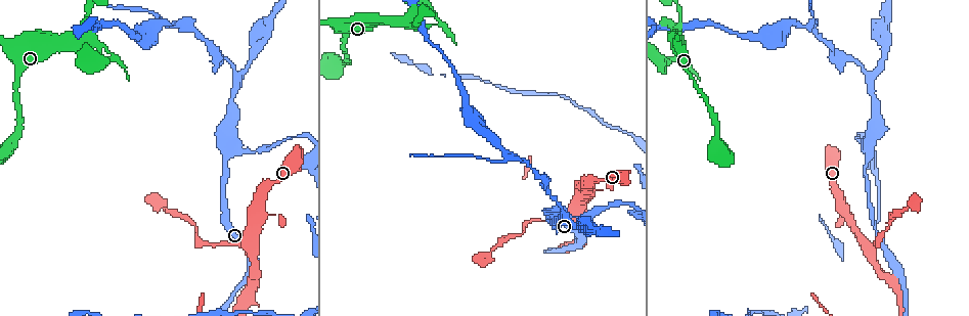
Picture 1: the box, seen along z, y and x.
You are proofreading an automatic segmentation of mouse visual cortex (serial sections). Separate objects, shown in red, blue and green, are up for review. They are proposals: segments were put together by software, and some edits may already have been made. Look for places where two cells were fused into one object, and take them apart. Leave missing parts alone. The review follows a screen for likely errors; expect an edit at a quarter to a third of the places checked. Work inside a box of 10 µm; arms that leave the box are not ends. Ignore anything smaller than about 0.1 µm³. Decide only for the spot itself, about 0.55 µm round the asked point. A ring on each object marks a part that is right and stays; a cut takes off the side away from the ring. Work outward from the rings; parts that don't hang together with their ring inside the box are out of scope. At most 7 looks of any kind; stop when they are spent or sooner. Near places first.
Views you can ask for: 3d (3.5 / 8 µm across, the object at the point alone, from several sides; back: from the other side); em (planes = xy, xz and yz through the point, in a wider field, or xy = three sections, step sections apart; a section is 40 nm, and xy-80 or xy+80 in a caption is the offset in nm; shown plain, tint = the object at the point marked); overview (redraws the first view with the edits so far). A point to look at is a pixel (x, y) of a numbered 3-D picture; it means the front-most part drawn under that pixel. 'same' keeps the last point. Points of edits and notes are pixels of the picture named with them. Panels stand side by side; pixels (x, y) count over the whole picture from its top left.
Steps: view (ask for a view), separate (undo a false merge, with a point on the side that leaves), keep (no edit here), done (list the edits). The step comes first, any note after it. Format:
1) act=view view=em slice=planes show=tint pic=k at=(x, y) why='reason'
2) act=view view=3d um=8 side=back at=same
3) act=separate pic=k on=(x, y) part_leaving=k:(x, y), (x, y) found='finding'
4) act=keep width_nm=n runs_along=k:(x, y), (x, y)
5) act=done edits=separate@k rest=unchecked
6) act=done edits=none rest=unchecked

act=view view=3d um=3.5 side=back pic=1 at=(198, 243)

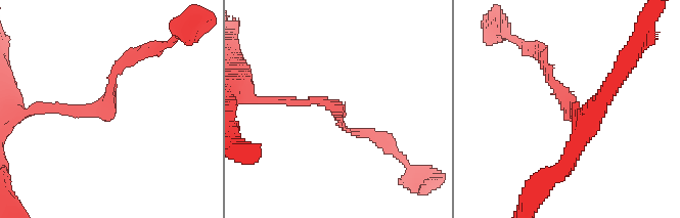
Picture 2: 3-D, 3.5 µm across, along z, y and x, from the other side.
act=view view=em slice=xy step=3 show=tint pic=2 at=(106, 104) arm_widths_nm=100,150 why='shape alone is not enough'

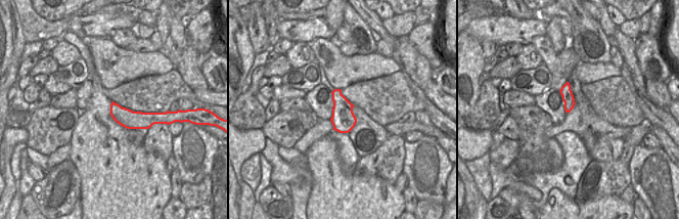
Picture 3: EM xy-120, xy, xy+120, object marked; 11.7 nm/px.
act=keep width_nm=280 runs_along=2:(39, 108), (101, 108), (111, 71), (133, 57) found='continuous, no second cell'

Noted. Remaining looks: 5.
act=view view=3d um=3.5 pic=1 at=(870, 151) why='abrupt turn'

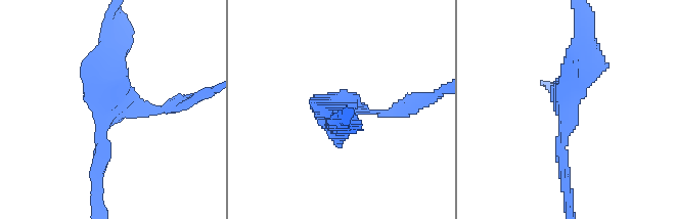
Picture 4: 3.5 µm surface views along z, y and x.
act=view view=em slice=xy step=1 show=tint pic=4 at=(566, 104) arms=3 arm_widths_nm=100,150,350 why='shape alone is not enough'

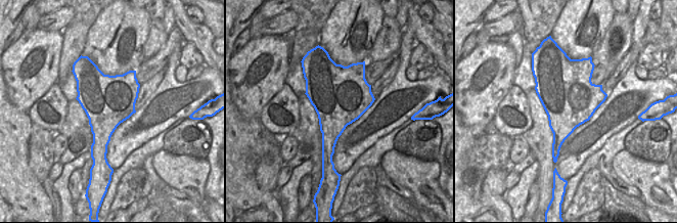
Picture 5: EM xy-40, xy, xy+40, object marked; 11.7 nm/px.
act=keep width_nm=700 runs_along=4:(565, 174), (567, 92), (585, 42) found='all the same cell'

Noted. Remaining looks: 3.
act=view view=em slice=xy step=5 show=tint pic=1 at=(238, 78) why='three-way junction'

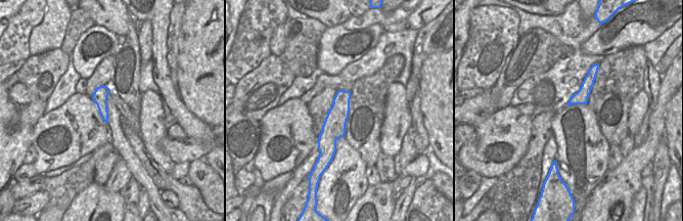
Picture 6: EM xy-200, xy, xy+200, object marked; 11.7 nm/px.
act=view view=3d um=3.5 at=same why='wider look'

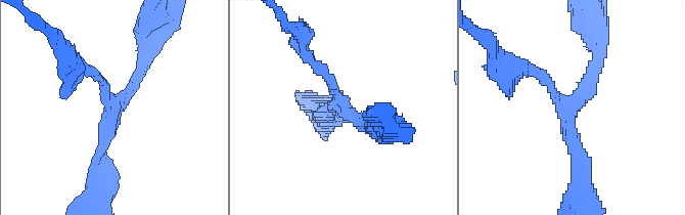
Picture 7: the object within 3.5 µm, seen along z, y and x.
act=keep width_nm=260 runs_along=7:(580, 171), (566, 109), (540, 74), (524, 71) found='continuous, no second cell'

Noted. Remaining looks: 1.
act=done edits=none rest=unchecked

